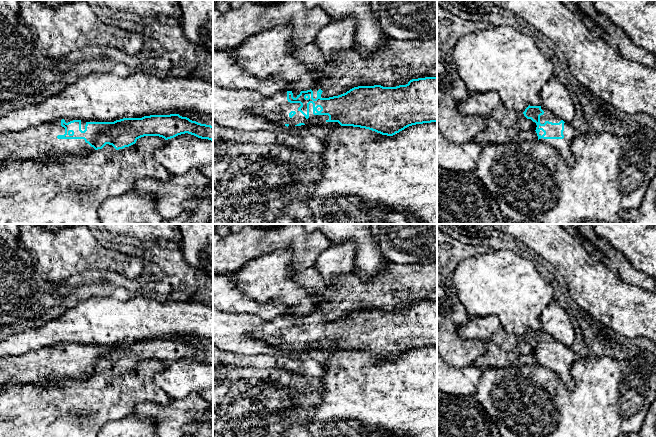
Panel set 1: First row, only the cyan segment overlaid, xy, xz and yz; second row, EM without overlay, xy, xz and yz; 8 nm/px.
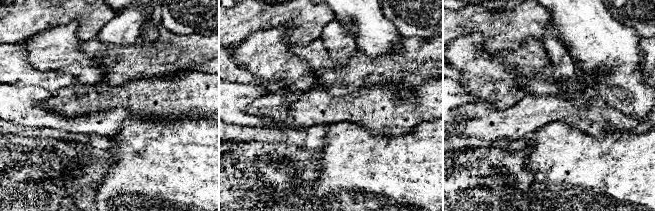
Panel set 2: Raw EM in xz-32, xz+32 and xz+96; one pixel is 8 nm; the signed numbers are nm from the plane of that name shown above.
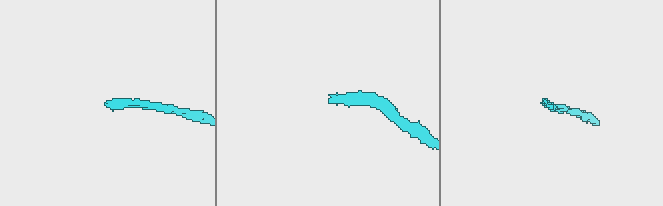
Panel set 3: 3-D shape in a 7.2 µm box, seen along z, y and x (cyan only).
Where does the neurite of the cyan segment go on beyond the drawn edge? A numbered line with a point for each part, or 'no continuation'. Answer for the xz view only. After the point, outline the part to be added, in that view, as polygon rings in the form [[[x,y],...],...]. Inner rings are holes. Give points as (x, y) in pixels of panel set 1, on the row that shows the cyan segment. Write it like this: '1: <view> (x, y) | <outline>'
1: xz (276, 108) | [[[287,91],[277,92],[271,97],[264,99],[261,102],[252,104],[249,111],[255,115],[263,117],[267,121],[274,122],[278,125],[293,127],[299,123],[316,124],[325,123],[329,120],[328,115],[314,115],[313,104],[309,104],[309,118],[298,110],[300,103],[290,103],[287,100]]]

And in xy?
1: xy (34, 143) | [[[61,120],[0,134],[0,164],[57,160],[62,155],[85,156],[95,150],[84,139],[58,139],[58,135],[65,134]]]

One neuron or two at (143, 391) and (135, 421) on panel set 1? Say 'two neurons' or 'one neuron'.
two neurons

